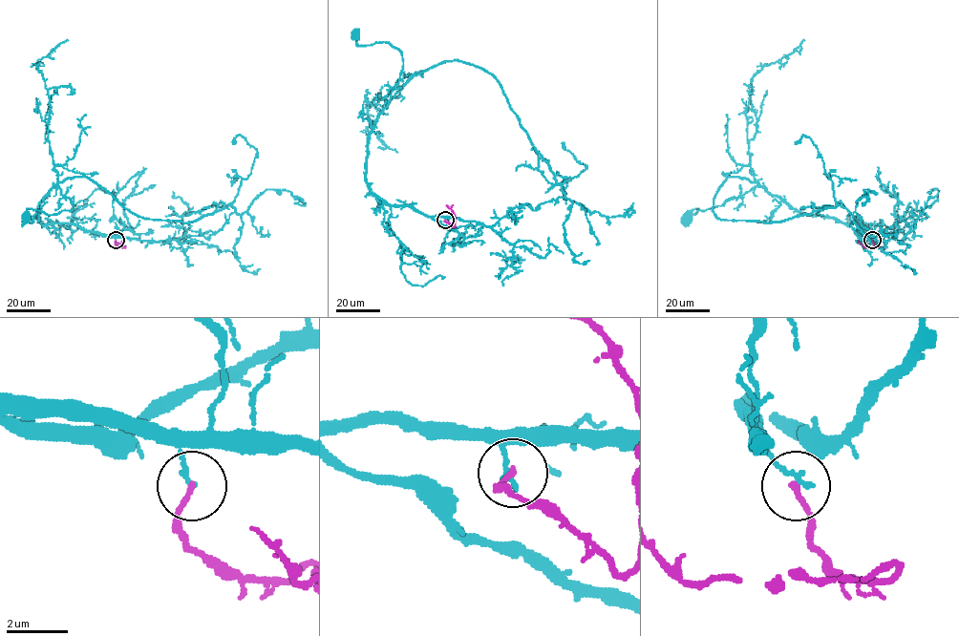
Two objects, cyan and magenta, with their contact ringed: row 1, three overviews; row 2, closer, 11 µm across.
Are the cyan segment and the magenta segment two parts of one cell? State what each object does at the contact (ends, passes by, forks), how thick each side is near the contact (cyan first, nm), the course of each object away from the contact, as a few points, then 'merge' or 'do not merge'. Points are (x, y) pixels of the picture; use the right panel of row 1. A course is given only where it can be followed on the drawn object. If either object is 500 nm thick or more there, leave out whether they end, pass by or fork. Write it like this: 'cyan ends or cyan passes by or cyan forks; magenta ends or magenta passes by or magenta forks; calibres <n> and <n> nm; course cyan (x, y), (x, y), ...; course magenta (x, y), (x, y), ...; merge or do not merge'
cyan ends; magenta ends; calibres 170 and 170 nm; course cyan (872, 241), (858, 223), (804, 215), (757, 186), (722, 205), (695, 214), (697, 208), (693, 209), (687, 217); course magenta (872, 241), (879, 246), (866, 246), (857, 242); do not merge

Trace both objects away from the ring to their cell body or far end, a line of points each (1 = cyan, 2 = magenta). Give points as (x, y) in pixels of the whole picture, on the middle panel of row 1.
1: (445, 220), (388, 205), (367, 180), (368, 137), (403, 61), (389, 44), (359, 45), (354, 34)
2: (445, 220), (454, 226), (454, 214), (446, 204)

